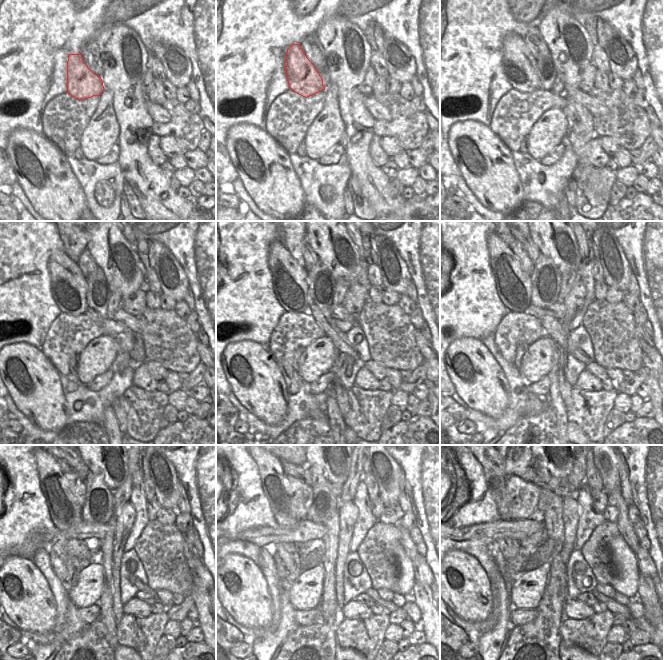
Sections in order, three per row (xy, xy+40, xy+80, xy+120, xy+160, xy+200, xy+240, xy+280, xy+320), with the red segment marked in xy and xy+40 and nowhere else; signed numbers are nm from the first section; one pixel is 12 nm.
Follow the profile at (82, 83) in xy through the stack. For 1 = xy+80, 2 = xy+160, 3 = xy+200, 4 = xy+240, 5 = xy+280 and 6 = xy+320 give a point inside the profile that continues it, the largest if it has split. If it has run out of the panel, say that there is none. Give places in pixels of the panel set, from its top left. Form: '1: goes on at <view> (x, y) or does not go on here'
1: goes on at xy+80 (522, 72)
2: goes on at xy+160 (295, 277)
3: goes on at xy+200 (500, 255)
4: goes on at xy+240 (51, 476)
5: goes on at xy+280 (273, 478)
6: goes on at xy+320 (493, 465)

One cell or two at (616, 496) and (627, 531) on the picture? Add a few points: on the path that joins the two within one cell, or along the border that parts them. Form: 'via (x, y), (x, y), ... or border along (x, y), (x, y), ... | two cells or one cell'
via (621, 505), (623, 507), (623, 522) | one cell

